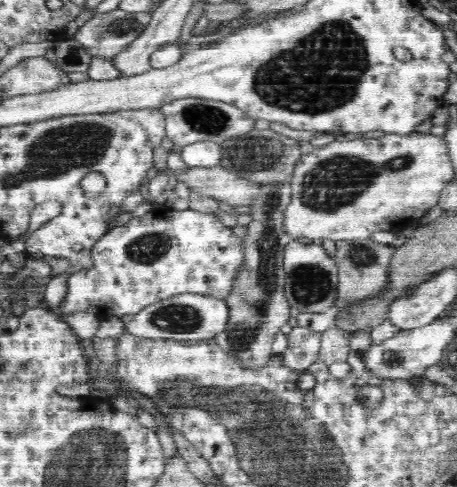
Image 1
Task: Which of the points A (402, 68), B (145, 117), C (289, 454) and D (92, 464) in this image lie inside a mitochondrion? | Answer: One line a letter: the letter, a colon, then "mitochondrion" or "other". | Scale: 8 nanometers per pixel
A: other
B: other
C: mitochondrion
D: mitochondrion

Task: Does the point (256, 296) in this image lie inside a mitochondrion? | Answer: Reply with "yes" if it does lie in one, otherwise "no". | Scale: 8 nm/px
yes

